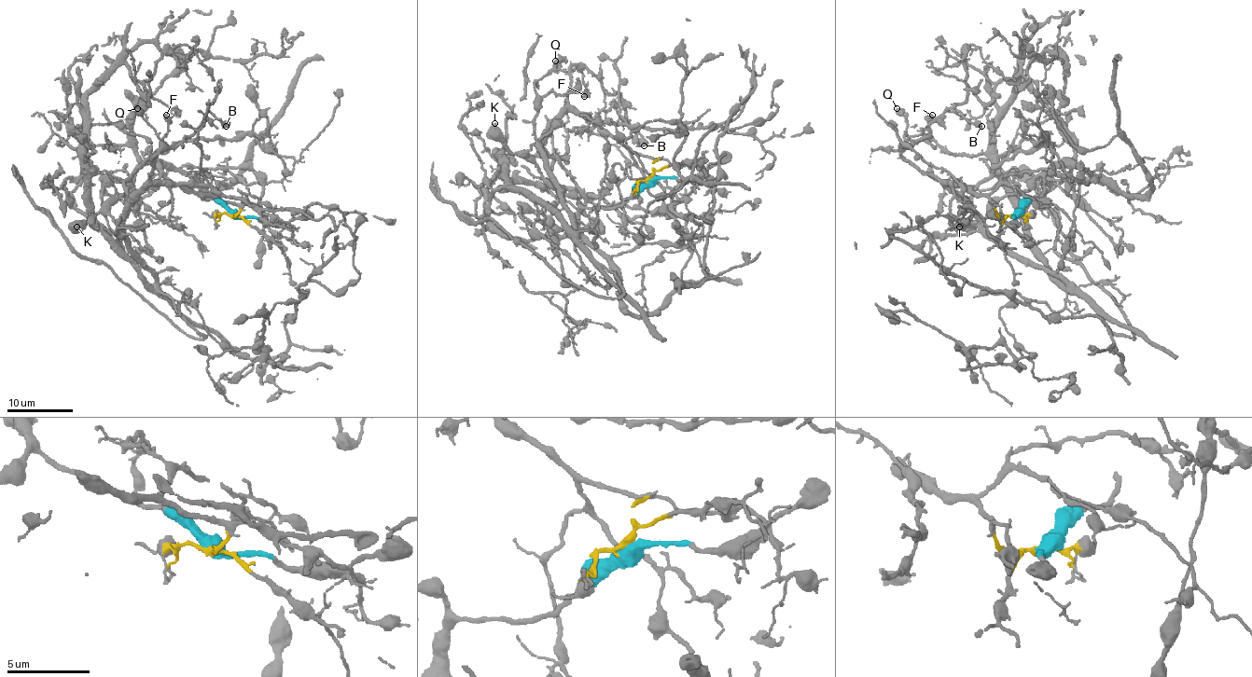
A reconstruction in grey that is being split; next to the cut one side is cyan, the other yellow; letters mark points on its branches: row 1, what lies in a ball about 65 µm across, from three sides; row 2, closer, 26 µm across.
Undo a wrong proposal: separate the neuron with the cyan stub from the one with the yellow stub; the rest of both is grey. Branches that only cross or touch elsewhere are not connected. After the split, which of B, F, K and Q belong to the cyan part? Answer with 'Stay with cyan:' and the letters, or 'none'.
Stay with cyan: K

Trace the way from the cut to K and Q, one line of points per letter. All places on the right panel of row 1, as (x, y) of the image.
K: (1015, 215), (1041, 196), (1041, 175), (1026, 190), (1007, 194), (979, 222), (959, 227)
Q: (1015, 215), (998, 215), (985, 196), (923, 174), (901, 154), (906, 118), (897, 108)

